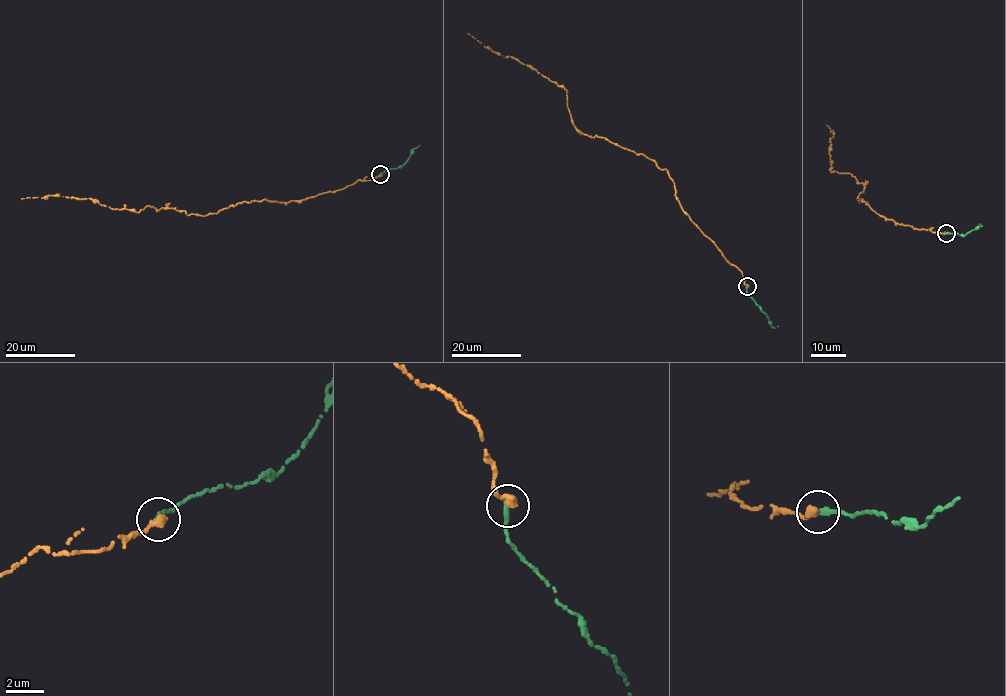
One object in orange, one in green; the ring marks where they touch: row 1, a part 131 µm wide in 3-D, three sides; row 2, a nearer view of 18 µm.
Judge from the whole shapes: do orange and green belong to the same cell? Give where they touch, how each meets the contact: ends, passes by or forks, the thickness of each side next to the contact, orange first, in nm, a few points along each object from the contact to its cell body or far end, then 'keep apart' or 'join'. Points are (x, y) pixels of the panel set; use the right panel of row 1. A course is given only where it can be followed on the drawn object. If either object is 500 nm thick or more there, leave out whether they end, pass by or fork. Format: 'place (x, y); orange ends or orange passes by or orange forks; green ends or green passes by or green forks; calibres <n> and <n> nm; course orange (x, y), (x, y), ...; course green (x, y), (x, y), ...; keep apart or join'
place (946, 233); orange ends; green ends; calibres 440 and 320 nm; course orange (946, 233), (894, 222), (861, 199), (859, 203), (865, 185), (850, 173), (830, 170), (835, 134), (826, 125); course green (946, 233), (964, 236), (981, 226), (979, 224); join

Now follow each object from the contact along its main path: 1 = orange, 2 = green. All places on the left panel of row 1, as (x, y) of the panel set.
1: (380, 175), (294, 201), (238, 203), (205, 216), (148, 205), (135, 212), (112, 209), (89, 198), (21, 199)
2: (380, 175), (401, 166), (419, 145)

